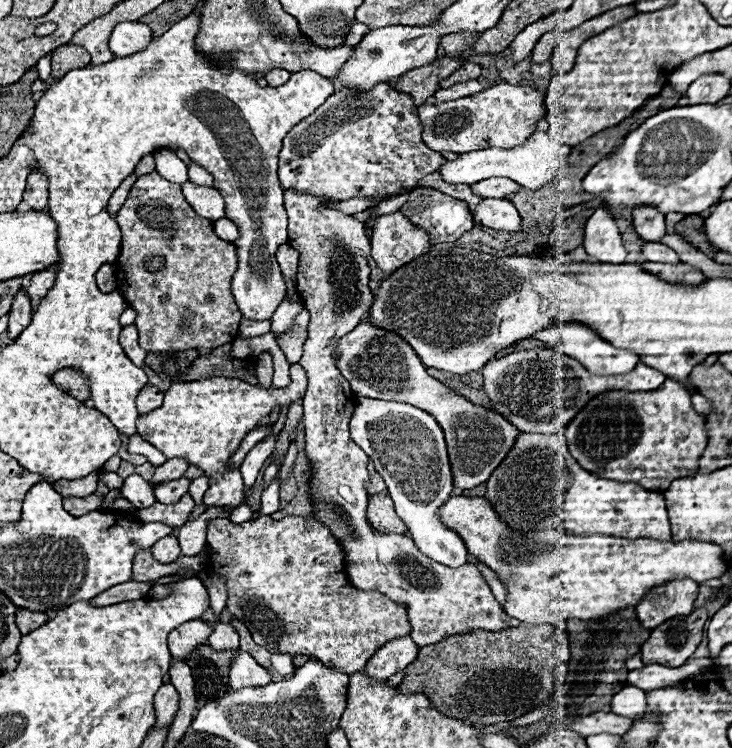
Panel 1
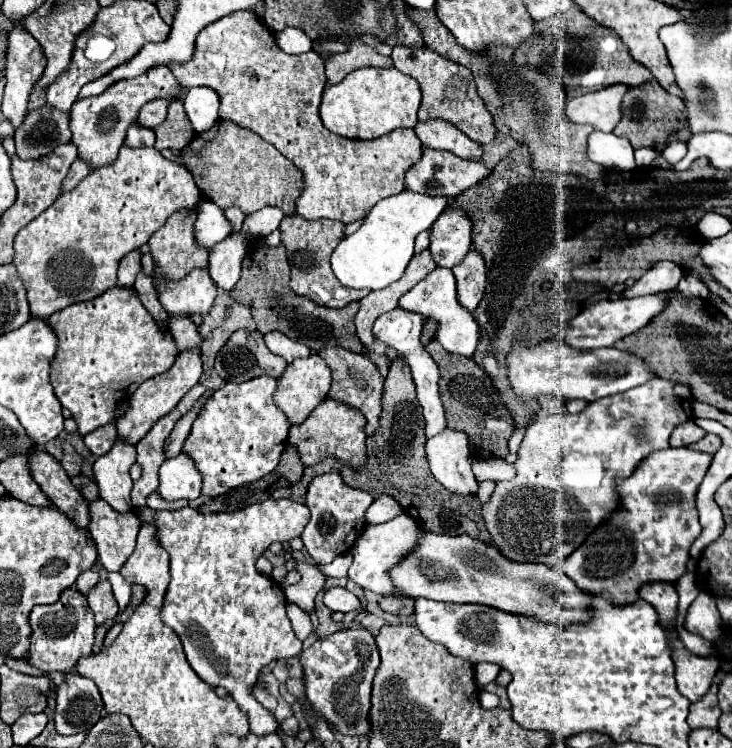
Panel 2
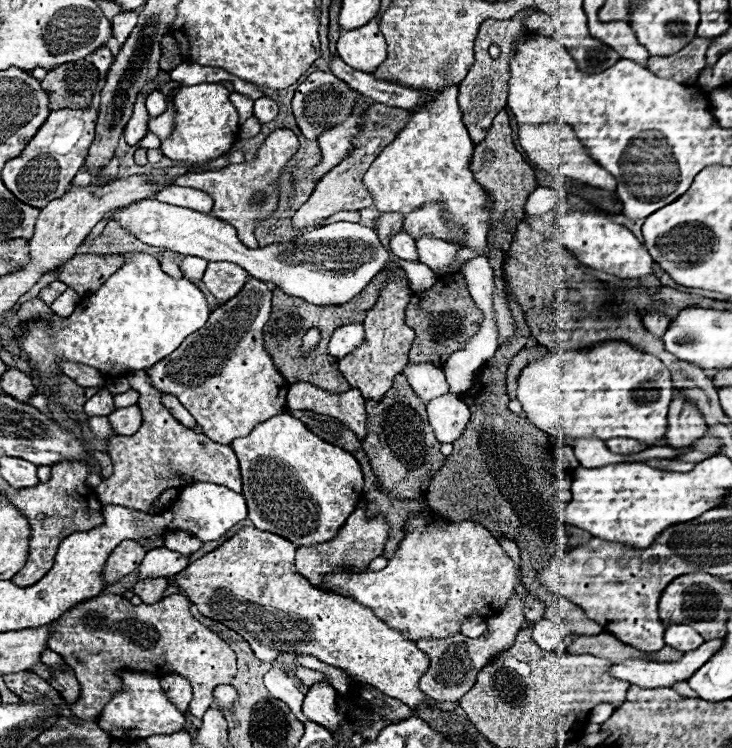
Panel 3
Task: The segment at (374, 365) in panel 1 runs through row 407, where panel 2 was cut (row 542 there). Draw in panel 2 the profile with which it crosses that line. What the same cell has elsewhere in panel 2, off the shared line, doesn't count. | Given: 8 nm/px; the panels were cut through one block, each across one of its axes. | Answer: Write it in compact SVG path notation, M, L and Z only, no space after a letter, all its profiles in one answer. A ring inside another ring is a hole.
M420 528L414 550L392 566L388 576L400 590L400 596L408 598L486 604L512 614L536 616L538 620L558 624L560 628L590 620L590 598L562 572L562 566L558 576L554 568L542 564L510 562L494 546L466 534L448 536Z

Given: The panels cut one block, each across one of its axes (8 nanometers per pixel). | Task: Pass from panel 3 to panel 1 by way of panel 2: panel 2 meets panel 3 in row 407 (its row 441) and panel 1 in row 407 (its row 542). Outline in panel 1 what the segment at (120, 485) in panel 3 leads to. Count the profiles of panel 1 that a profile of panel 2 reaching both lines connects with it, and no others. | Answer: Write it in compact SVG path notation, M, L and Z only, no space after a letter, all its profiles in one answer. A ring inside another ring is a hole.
M294 364L290 372L290 386L284 390L266 390L246 384L236 378L204 378L194 382L172 384L164 394L164 404L154 412L138 418L138 434L156 446L166 458L184 458L210 478L208 492L204 494L206 506L238 506L244 496L244 482L238 468L230 470L230 456L238 450L244 436L264 422L272 406L290 406L302 400L306 390L306 374Z

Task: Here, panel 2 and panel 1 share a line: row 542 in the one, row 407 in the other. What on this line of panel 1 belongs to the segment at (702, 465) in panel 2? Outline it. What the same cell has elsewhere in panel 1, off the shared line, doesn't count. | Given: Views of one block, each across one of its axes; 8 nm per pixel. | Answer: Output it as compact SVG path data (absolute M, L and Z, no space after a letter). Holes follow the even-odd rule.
M666 380L664 386L650 394L632 394L628 390L608 390L606 394L598 394L572 418L564 434L570 454L584 470L616 482L636 482L656 492L668 490L678 478L696 474L696 462L706 444L704 416L694 412L688 390L674 380Z

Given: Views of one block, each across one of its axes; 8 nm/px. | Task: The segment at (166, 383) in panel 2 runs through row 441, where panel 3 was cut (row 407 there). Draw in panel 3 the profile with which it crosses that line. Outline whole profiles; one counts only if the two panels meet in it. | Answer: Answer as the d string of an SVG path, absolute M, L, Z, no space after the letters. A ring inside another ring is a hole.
M138 404L128 406L128 408L116 408L108 418L112 422L112 428L120 436L130 436L142 426L142 412Z

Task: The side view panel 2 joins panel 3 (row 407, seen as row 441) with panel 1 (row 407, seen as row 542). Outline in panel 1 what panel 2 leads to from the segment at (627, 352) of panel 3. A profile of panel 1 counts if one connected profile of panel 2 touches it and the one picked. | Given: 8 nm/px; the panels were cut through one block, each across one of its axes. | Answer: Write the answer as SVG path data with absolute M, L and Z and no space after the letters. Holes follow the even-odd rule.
M524 350L512 352L504 358L490 360L482 368L484 390L490 396L494 410L508 418L522 432L556 434L564 432L568 422L586 406L590 398L606 390L630 390L630 392L650 392L664 384L666 376L650 366L638 362L636 370L618 376L594 376L580 362L560 354L558 350Z

